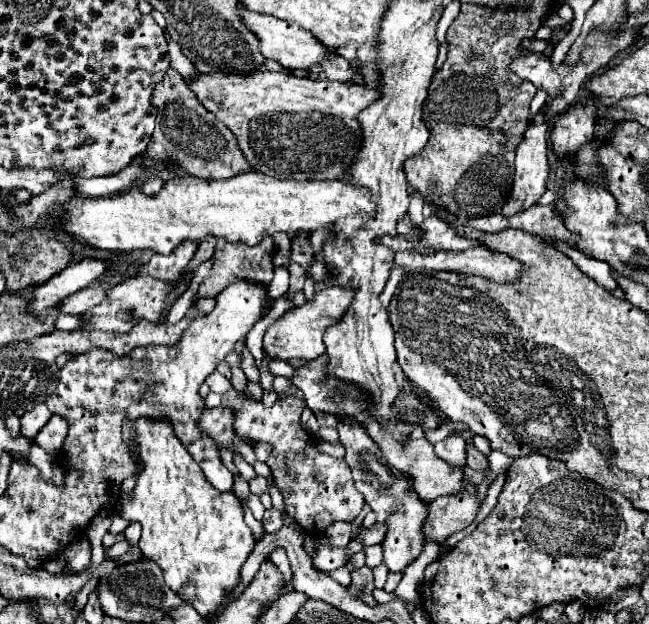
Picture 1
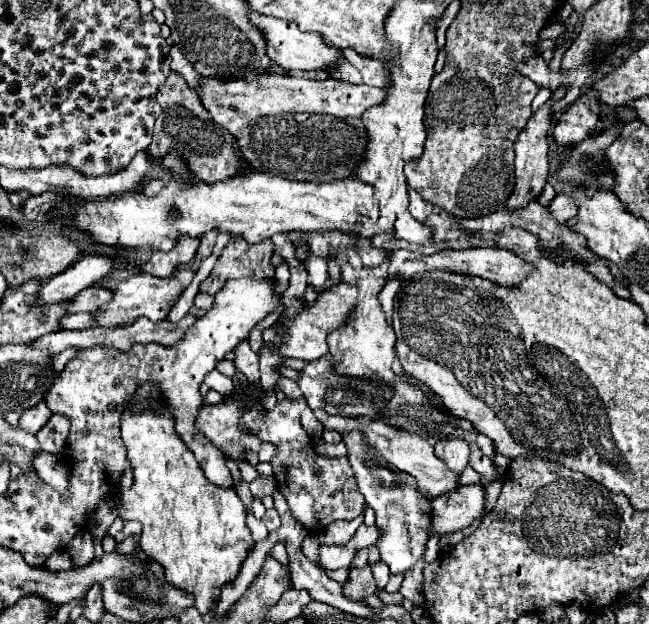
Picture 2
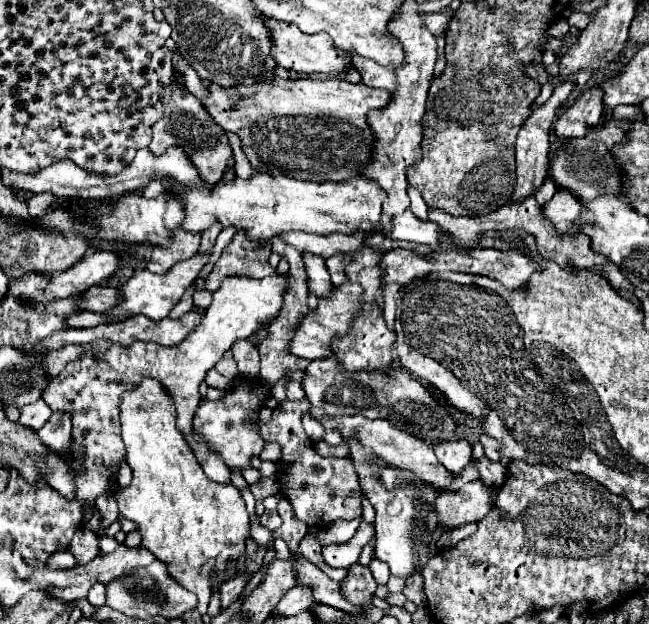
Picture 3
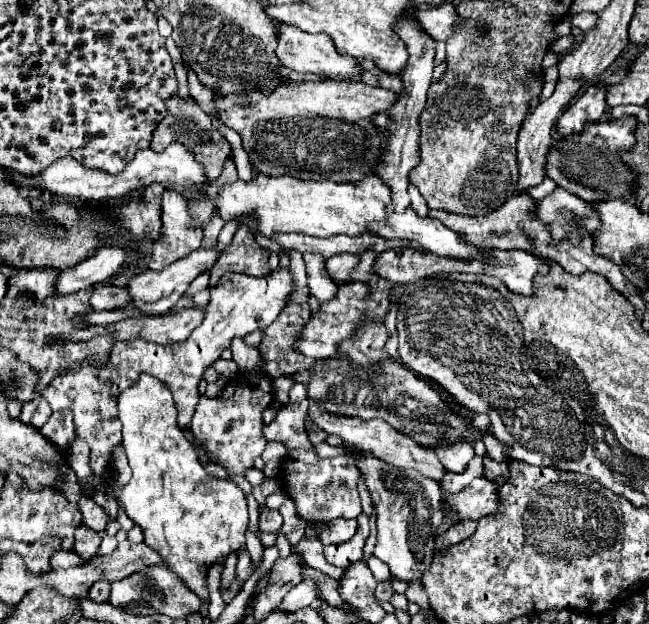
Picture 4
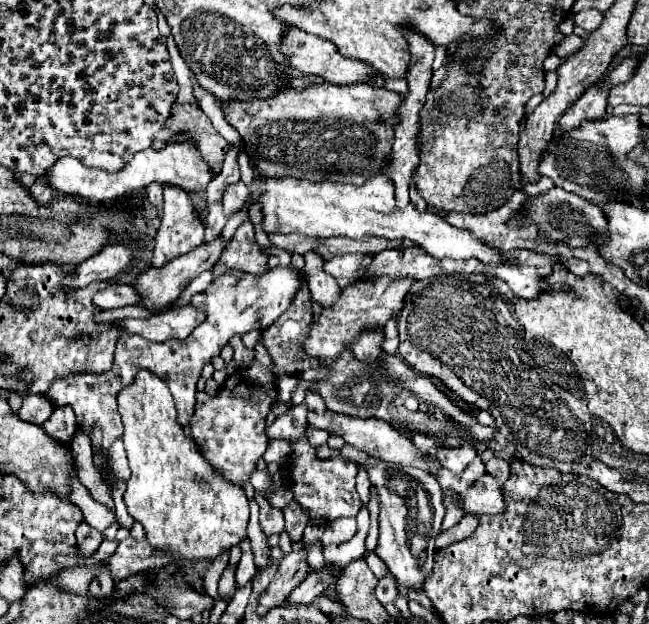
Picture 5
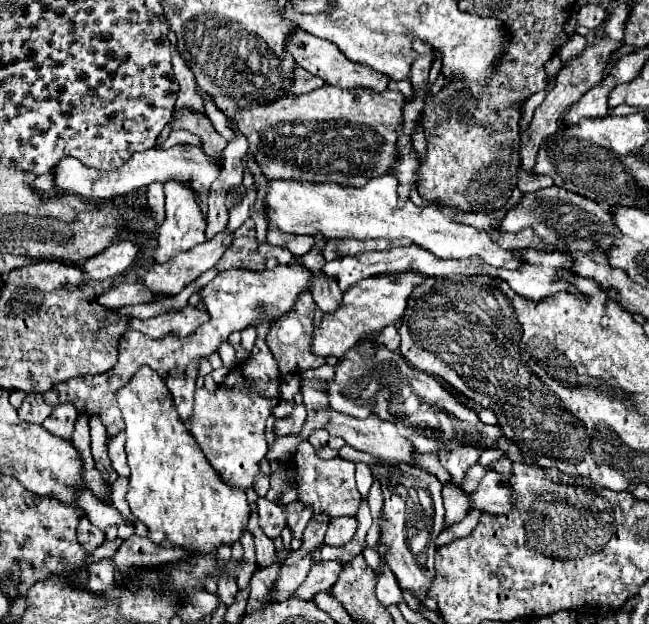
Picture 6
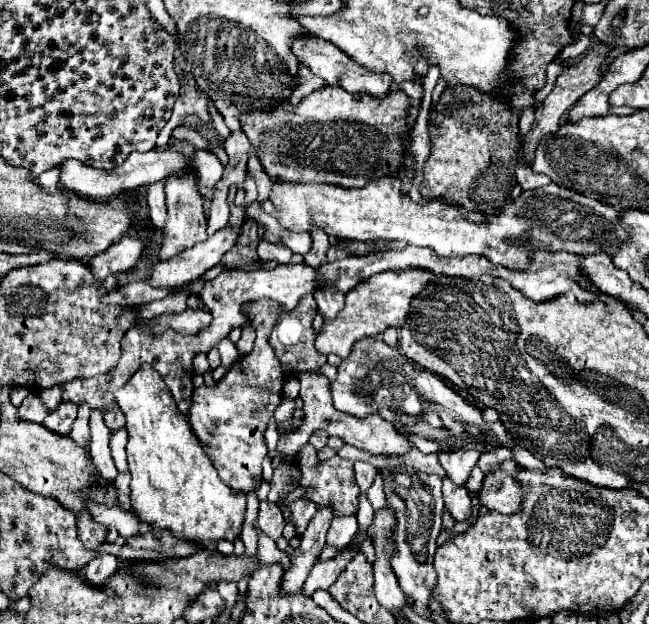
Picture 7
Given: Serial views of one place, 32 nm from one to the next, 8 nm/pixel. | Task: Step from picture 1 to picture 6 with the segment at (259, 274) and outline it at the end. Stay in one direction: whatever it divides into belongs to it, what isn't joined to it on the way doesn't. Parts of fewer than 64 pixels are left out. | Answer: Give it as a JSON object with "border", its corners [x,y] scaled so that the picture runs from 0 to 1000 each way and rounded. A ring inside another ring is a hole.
{"border":[[[382,349],[364,369],[364,385],[357,385],[357,397],[351,397],[351,404],[345,404],[345,410],[333,423],[336,436],[354,433],[354,429],[373,429],[385,436],[410,433],[410,417],[398,407],[398,385],[394,385],[388,349]]]}

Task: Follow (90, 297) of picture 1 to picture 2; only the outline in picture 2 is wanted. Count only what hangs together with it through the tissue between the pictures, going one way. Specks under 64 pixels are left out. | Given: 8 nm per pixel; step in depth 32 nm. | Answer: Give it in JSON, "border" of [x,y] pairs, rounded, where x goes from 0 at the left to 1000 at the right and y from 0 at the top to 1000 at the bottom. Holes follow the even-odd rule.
{"border":[[[139,458],[129,462],[123,471],[117,471],[108,487],[105,487],[105,500],[145,500],[148,494],[154,494],[157,487],[163,487],[166,481],[173,481],[173,468],[160,465],[157,458]]]}

